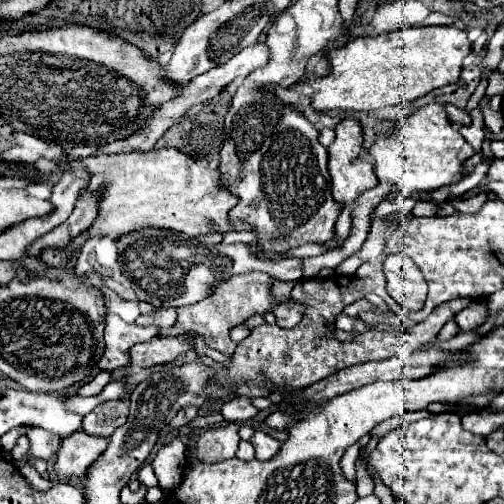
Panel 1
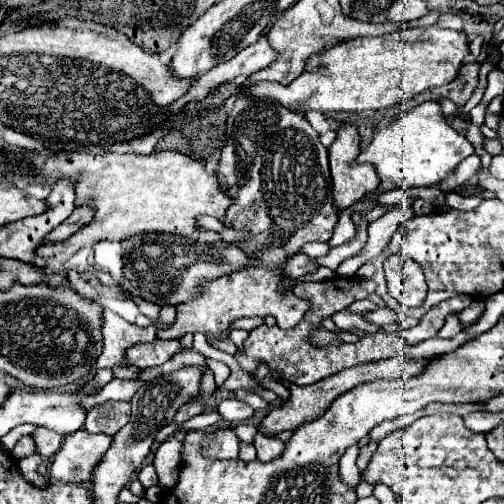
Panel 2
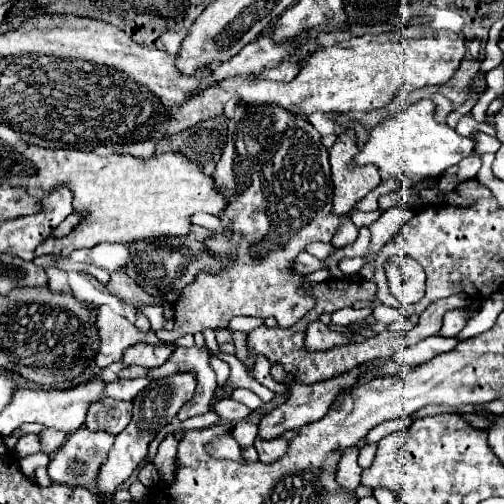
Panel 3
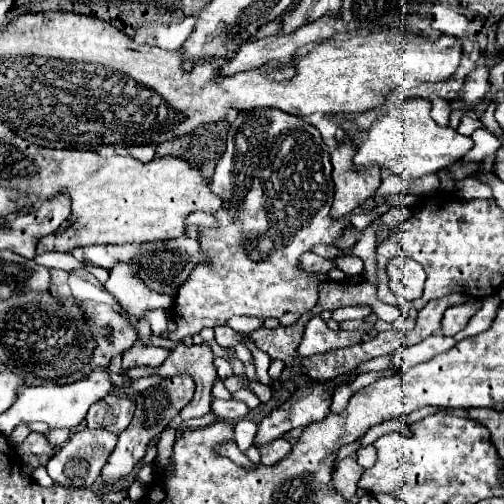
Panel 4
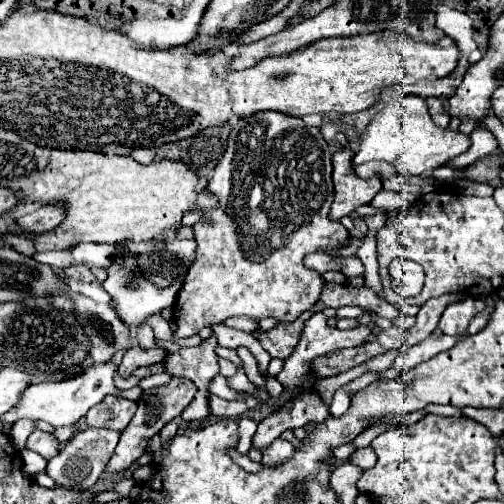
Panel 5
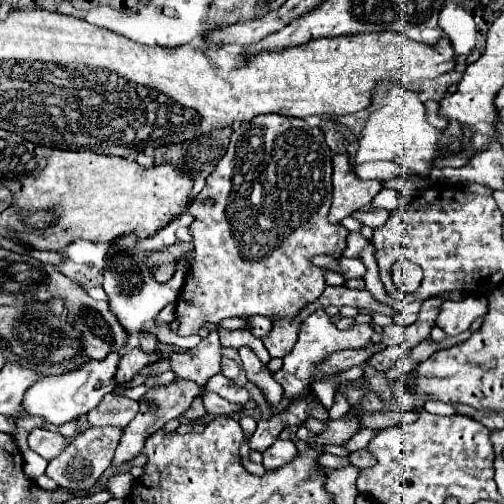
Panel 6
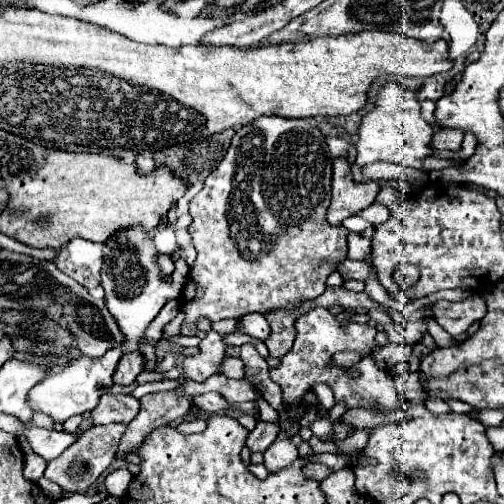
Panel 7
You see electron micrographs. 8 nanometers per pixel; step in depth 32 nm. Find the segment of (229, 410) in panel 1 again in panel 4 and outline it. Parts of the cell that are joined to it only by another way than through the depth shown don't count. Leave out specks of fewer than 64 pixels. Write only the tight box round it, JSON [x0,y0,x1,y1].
[212,398,250,422]

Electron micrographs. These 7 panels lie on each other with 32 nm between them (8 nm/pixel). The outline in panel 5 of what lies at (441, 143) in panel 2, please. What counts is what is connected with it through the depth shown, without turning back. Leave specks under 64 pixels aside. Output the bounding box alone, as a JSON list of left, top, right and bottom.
[354,96,472,178]

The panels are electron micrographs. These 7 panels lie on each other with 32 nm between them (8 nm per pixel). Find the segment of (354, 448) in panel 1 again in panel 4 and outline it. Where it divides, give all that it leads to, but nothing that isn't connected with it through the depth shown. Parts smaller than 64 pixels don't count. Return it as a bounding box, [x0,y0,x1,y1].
[332,452,364,500]

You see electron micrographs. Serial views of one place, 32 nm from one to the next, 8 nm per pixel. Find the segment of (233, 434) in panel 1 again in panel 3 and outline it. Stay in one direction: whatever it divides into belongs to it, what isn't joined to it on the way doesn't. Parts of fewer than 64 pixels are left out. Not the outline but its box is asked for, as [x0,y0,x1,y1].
[206,432,246,462]

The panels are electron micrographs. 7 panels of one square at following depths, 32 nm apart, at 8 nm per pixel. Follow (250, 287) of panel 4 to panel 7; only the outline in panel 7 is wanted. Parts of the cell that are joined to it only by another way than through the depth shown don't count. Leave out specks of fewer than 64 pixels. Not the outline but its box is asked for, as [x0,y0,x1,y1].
[180,116,348,336]

